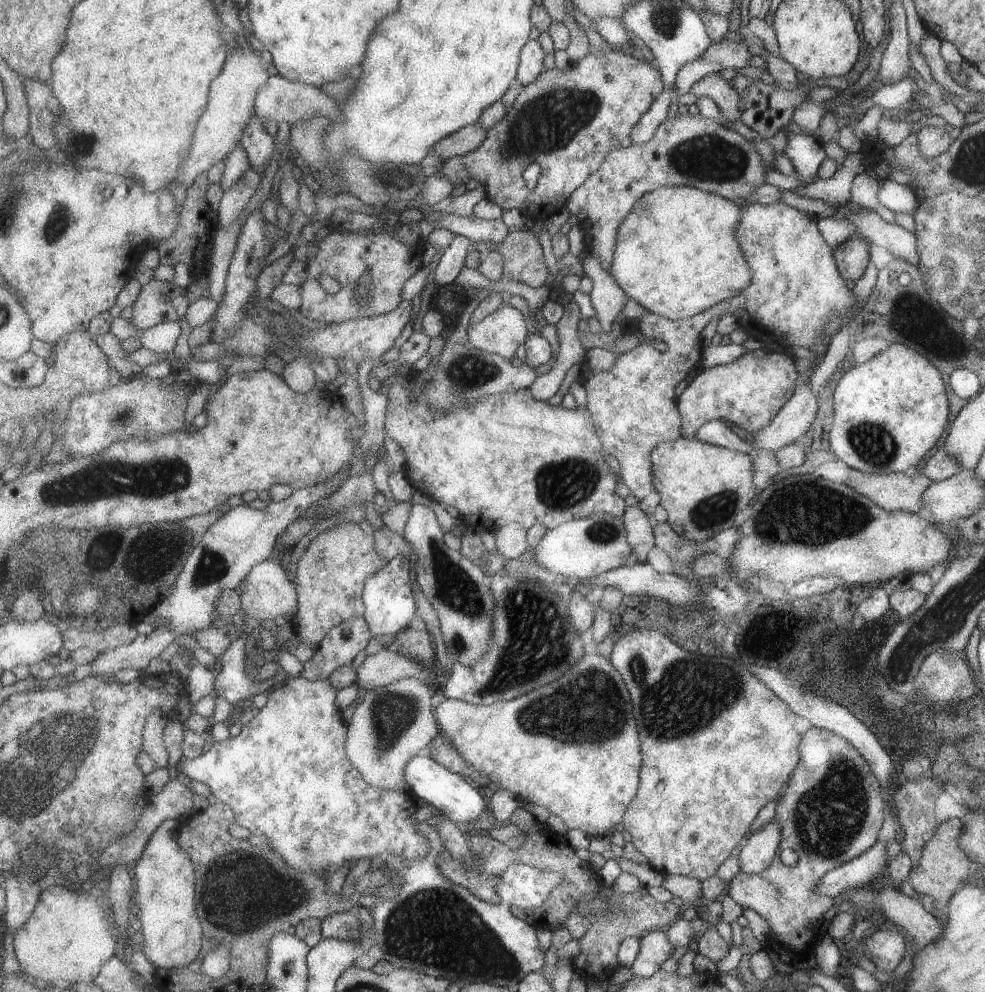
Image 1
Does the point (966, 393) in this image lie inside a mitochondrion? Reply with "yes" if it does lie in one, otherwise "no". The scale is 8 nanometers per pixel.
no

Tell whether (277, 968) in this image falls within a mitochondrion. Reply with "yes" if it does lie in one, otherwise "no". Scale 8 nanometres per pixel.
no

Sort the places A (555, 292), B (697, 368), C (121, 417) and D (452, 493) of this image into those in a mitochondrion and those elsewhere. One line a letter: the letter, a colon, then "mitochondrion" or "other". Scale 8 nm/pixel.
A: other
B: other
C: mitochondrion
D: other

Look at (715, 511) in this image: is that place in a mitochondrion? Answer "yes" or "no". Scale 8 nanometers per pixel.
yes

